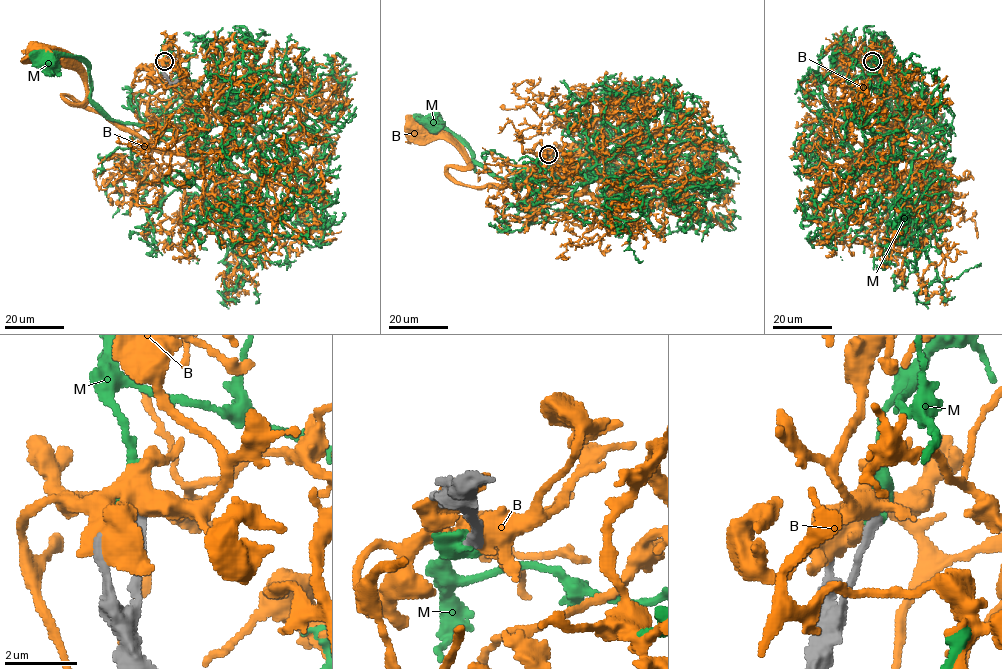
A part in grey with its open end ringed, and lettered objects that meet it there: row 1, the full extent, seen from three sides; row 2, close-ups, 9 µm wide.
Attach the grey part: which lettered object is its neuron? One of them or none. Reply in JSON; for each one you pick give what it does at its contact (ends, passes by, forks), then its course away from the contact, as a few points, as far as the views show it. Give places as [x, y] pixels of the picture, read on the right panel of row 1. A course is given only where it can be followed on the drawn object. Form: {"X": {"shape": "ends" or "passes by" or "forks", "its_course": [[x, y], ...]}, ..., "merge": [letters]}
{"merge": []}

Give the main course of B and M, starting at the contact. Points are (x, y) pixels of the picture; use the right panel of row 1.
B: (872, 60), (869, 107), (881, 129), (909, 151), (903, 102), (891, 95), (885, 103), (882, 80), (849, 54)
M: (872, 61), (874, 51), (887, 61), (876, 97), (901, 138), (883, 107), (888, 82), (858, 57), (841, 66)

